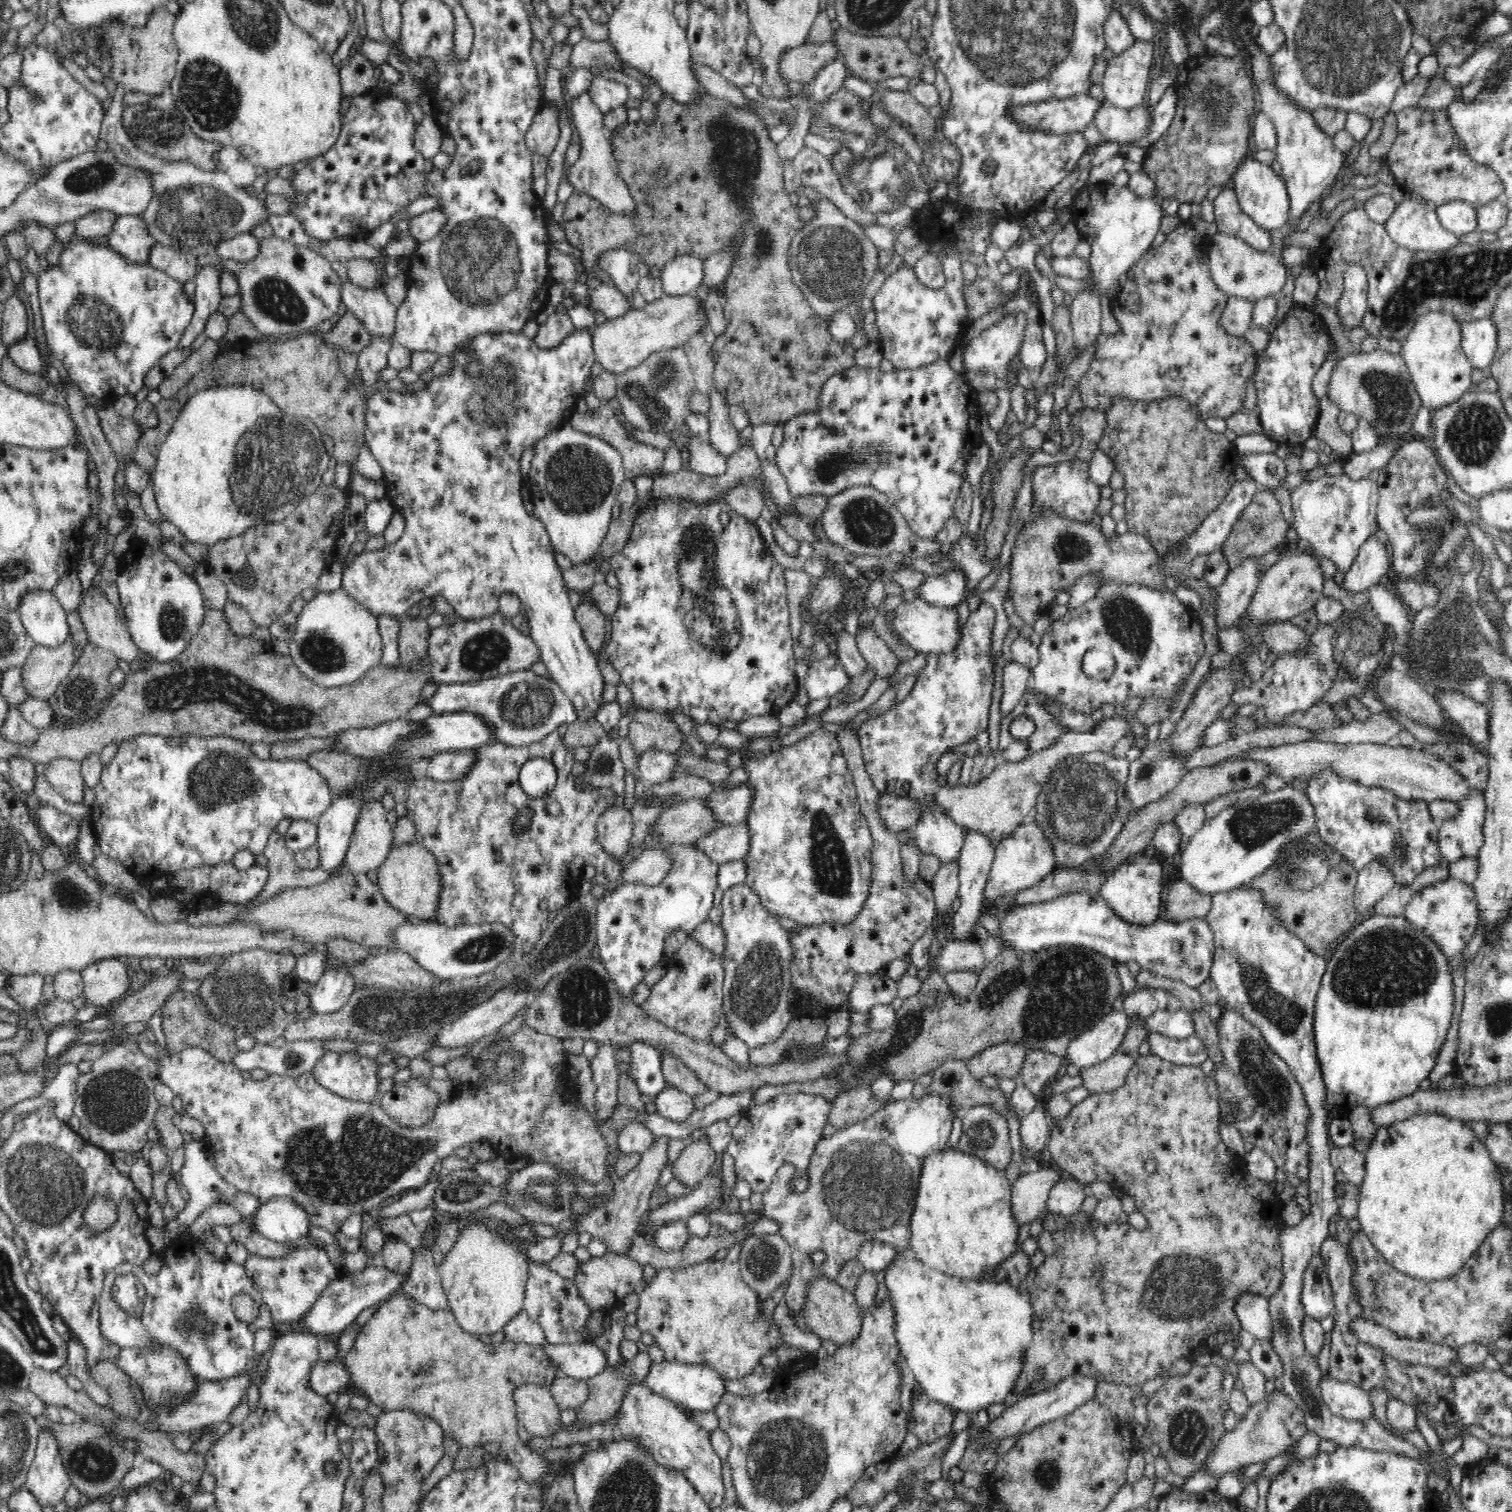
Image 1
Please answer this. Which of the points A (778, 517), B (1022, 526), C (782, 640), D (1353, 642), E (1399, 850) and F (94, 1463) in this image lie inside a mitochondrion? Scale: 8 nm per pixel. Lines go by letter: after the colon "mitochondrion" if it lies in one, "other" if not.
A: other
B: other
C: other
D: mitochondrion
E: mitochondrion
F: mitochondrion

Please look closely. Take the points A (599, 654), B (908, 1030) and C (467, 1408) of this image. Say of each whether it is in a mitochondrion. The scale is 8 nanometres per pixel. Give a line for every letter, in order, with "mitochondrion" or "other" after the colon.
A: other
B: mitochondrion
C: mitochondrion

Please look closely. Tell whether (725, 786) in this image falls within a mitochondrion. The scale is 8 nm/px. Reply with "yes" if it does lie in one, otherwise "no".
no

